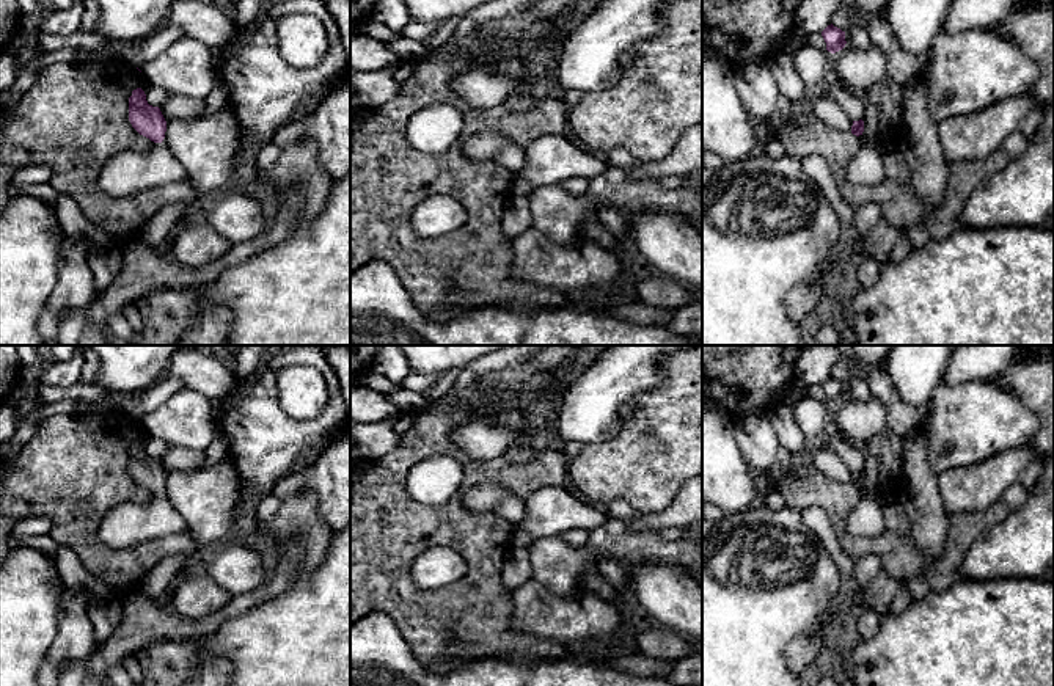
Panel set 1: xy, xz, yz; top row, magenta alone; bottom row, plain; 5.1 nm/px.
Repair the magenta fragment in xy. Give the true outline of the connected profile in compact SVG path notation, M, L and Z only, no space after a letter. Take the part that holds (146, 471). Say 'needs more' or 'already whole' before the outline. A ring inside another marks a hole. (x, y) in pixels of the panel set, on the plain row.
needs more; M141 440L134 441L129 449L129 473L156 496L149 502L115 505L101 523L99 538L112 548L124 549L184 532L185 520L163 494L167 473L159 458L148 455Z

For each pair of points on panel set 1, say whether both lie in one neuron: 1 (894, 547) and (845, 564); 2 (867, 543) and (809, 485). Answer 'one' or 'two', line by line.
1: two
2: one

